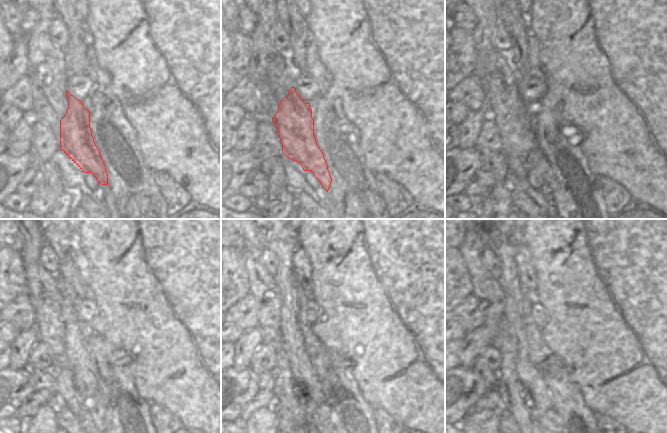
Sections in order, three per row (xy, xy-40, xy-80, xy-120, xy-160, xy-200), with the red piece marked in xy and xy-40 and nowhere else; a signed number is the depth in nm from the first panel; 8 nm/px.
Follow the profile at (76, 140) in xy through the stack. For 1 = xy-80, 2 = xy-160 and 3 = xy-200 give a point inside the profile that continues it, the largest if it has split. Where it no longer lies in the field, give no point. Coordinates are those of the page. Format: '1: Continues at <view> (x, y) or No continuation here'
1: Continues at xy-80 (514, 119)
2: Continues at xy-160 (263, 288)
3: Continues at xy-200 (489, 291).

